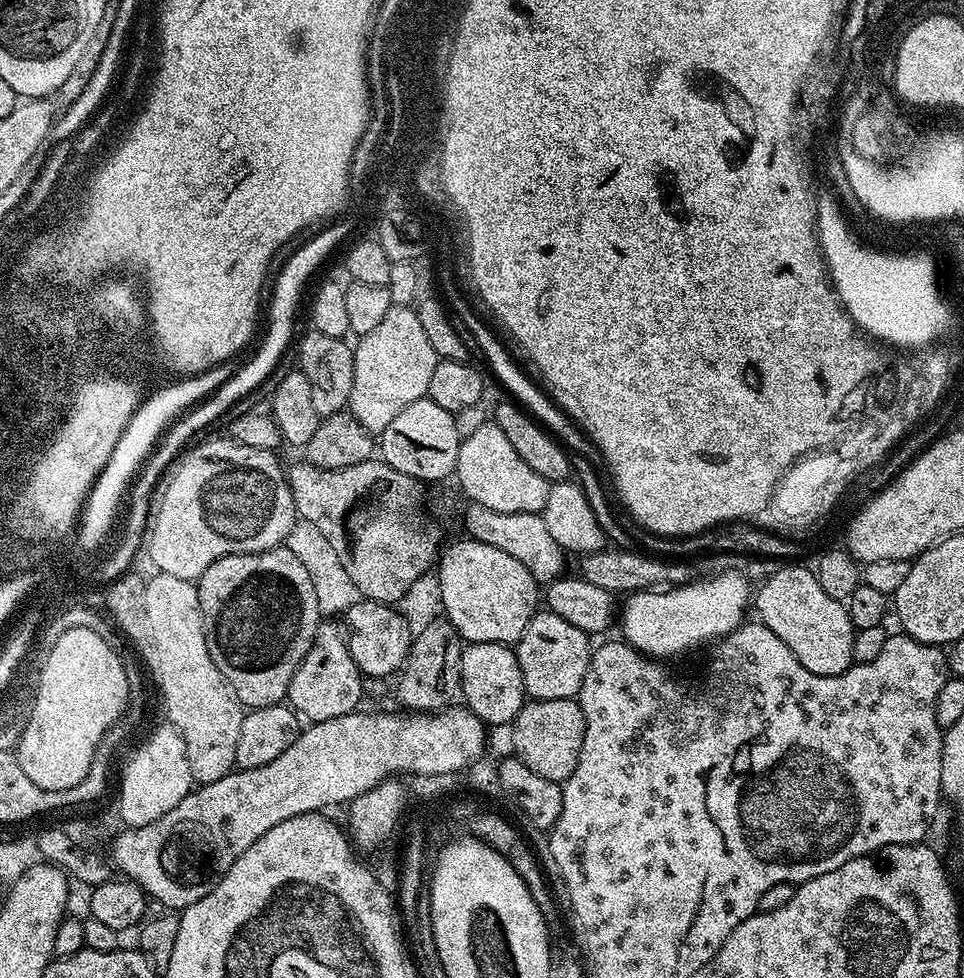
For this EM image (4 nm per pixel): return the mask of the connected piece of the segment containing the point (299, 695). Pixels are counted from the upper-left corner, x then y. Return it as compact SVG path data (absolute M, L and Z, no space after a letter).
M328 622L321 623L306 658L302 658L302 666L298 666L290 680L287 703L317 724L326 722L326 718L338 718L357 711L363 696L364 676L350 654L345 633Z

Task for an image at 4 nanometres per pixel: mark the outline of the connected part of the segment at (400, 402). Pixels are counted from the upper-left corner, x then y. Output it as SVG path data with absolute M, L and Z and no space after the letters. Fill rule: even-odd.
M394 306L386 310L386 318L382 318L381 324L370 330L370 334L359 337L354 351L354 390L350 390L347 411L369 434L379 434L410 406L410 402L427 397L438 357L412 306Z

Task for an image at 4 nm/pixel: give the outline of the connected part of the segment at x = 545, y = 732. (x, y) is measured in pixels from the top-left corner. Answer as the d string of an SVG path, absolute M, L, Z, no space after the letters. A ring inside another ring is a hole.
M529 699L522 706L510 725L514 755L534 774L550 778L550 782L563 785L574 774L582 754L582 742L586 734L586 718L580 709L579 699L571 700L533 700Z

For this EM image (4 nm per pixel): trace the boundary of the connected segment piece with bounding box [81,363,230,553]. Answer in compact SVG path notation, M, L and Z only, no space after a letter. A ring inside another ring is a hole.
M227 363L217 364L216 367L208 369L207 372L200 372L197 376L177 379L167 387L167 391L151 396L138 407L136 418L126 426L122 438L118 438L118 446L114 446L114 454L110 454L110 462L106 462L102 474L93 482L92 489L88 491L88 499L84 501L84 509L81 511L85 514L82 537L85 548L99 553L109 543L113 535L112 523L115 520L117 523L122 501L132 481L135 480L137 472L143 468L144 461L153 455L158 441L163 437L169 425L179 420L189 408L211 396L224 383L230 372L228 367ZM108 535L110 535L109 540Z

